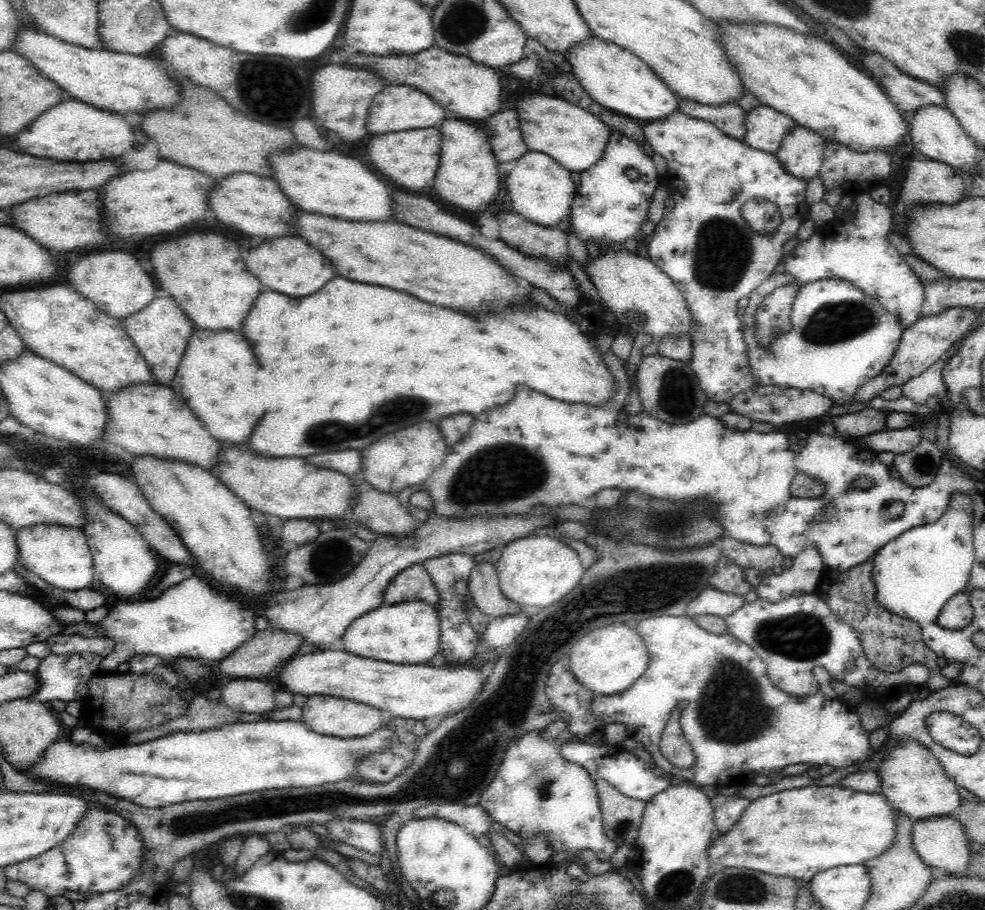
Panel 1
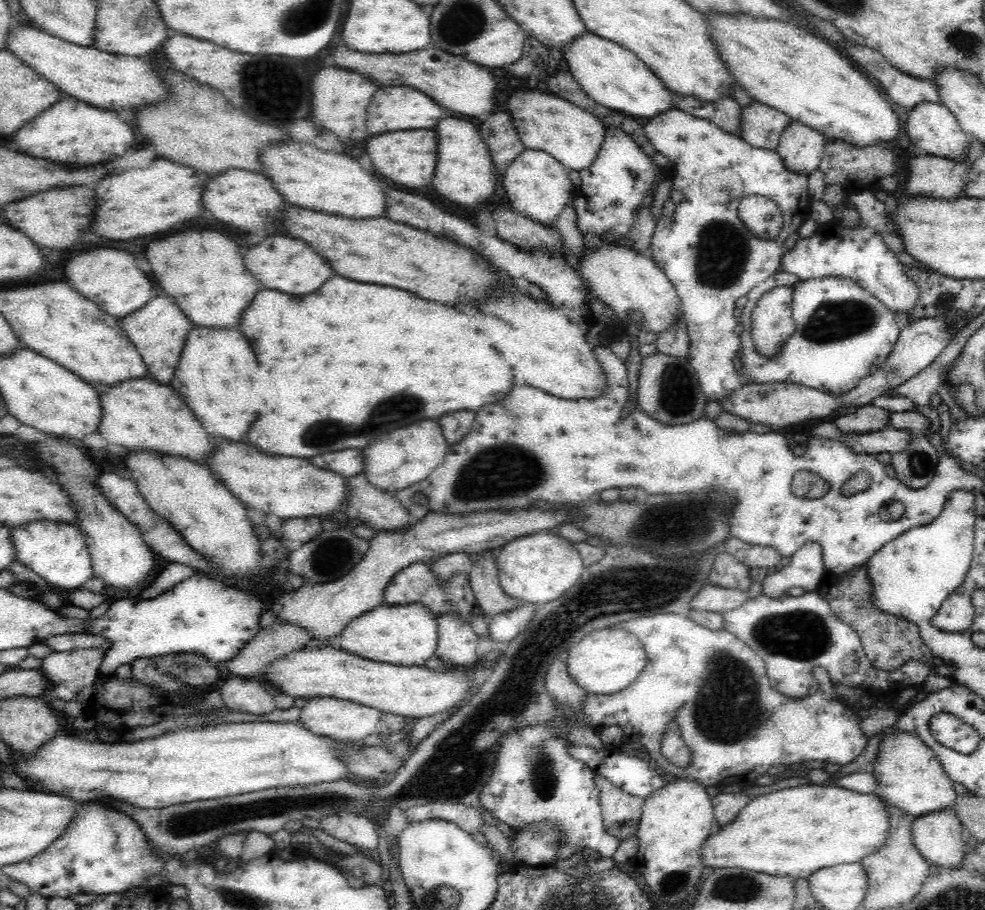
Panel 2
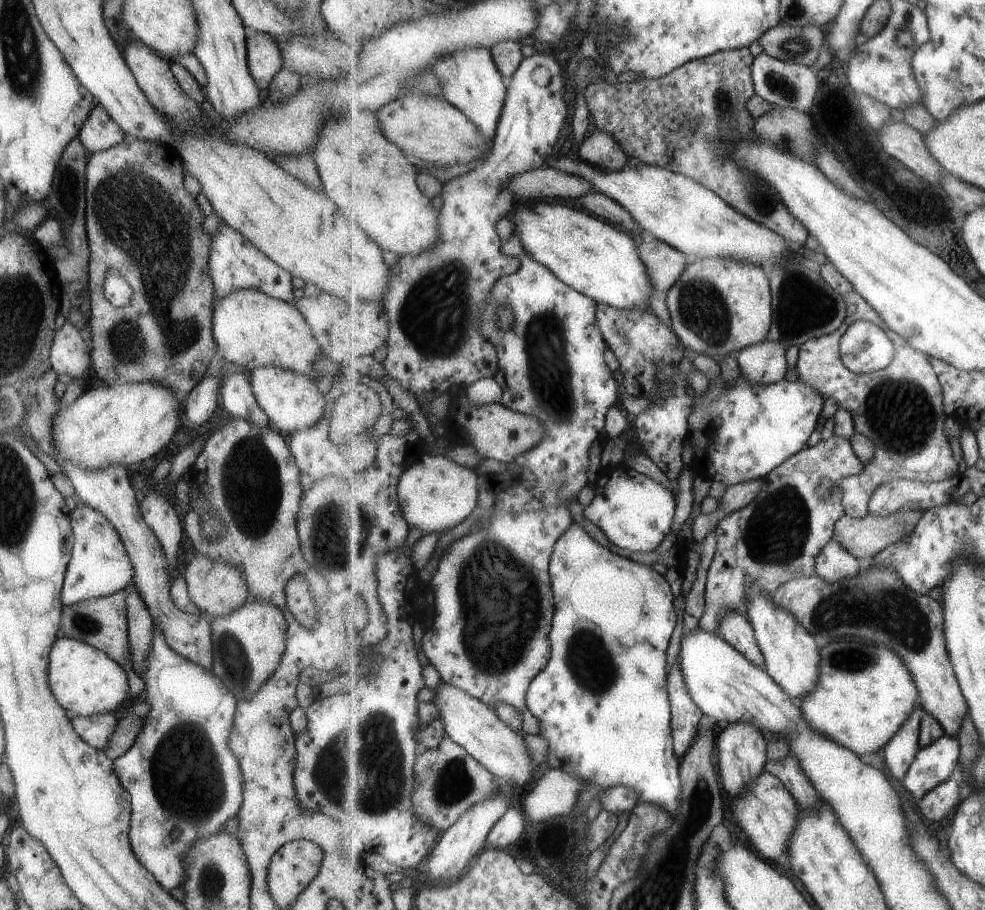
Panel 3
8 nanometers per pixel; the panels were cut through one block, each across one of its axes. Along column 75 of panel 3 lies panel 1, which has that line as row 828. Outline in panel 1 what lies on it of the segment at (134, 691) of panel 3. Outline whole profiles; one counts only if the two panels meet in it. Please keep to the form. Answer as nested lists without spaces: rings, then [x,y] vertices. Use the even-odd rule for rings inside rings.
[[[598,780],[595,786],[606,836],[616,841],[618,847],[624,843],[634,844],[639,835],[645,802],[625,796],[606,780]]]

